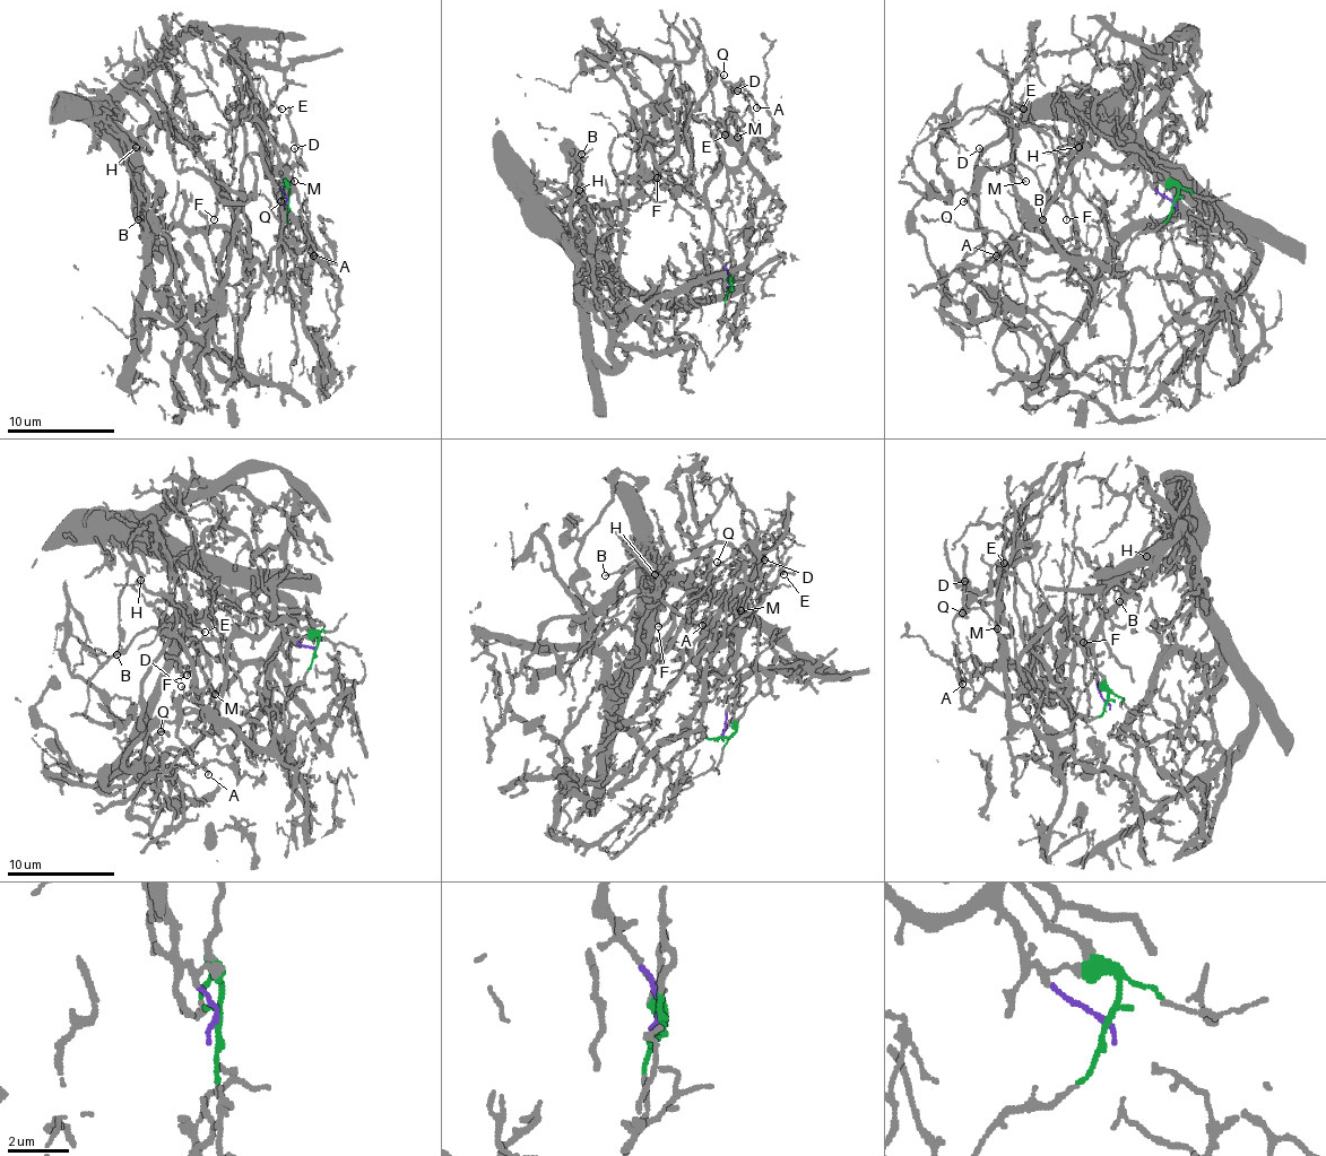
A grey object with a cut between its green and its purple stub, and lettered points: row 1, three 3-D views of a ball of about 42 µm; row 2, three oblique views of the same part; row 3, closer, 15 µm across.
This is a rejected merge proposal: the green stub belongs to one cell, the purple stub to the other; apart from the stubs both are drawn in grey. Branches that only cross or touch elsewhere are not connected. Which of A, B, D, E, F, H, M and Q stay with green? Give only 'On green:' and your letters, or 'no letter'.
On green: A, D, E, F, M, Q

